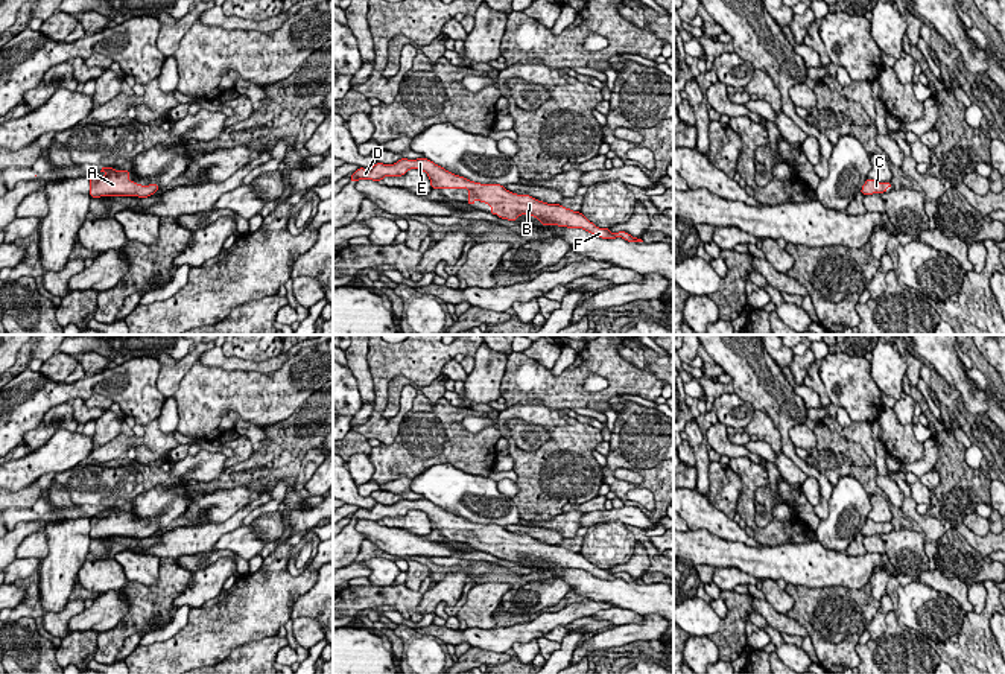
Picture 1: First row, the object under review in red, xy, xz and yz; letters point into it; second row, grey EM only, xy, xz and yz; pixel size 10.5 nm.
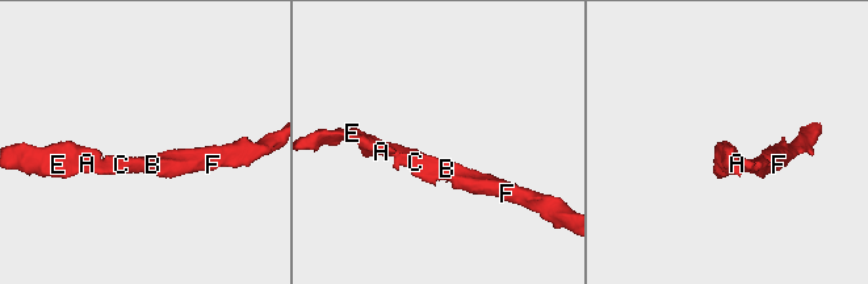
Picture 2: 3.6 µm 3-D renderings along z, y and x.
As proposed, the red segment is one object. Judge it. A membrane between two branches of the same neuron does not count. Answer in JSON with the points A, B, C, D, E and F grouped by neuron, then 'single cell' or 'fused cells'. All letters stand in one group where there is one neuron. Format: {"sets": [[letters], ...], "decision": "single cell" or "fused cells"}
{"sets": [["A", "B", "C", "D", "E", "F"]], "decision": "single cell"}

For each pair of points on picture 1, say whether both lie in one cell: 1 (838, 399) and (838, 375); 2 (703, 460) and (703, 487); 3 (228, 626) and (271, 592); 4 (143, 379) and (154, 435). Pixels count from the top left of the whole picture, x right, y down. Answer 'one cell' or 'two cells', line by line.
1: one cell
2: one cell
3: one cell
4: two cells

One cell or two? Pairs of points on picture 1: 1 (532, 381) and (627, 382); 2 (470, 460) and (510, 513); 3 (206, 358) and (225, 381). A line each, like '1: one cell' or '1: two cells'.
1: one cell
2: two cells
3: two cells

